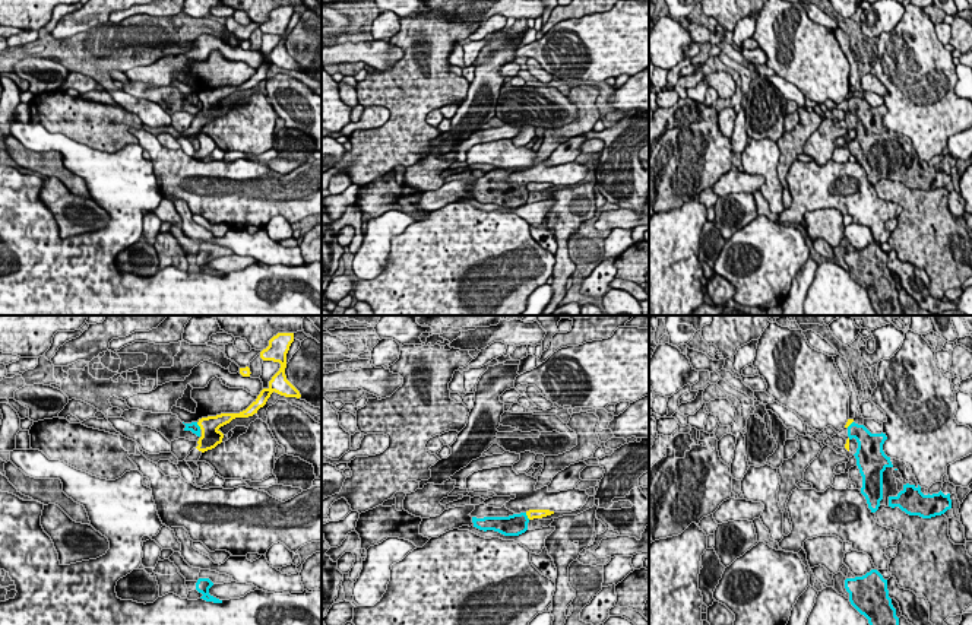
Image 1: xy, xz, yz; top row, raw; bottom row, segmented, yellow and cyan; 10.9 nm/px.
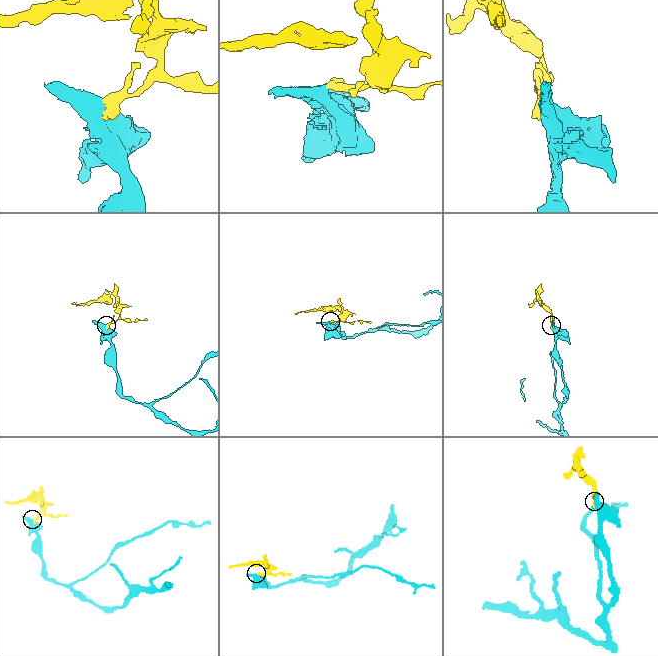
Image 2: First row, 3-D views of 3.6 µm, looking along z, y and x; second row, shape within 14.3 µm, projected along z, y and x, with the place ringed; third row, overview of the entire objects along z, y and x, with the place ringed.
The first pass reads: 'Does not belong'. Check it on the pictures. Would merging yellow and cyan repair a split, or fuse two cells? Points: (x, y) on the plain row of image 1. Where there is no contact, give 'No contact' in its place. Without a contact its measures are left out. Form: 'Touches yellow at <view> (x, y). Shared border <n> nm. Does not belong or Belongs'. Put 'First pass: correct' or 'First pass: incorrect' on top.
First pass: correct
Touches yellow at xy (198, 97). Shared border 100 nm. Does not belong

